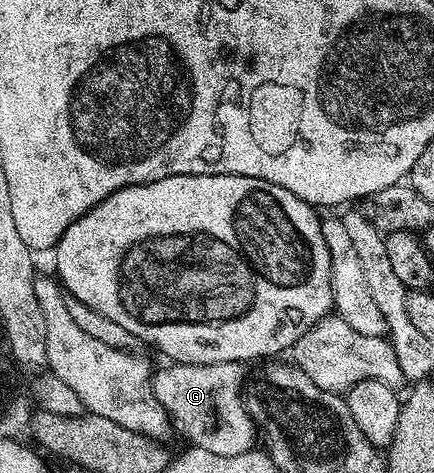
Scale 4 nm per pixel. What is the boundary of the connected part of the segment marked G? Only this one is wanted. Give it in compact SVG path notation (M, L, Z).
M243 362L167 366L153 374L154 394L166 408L173 428L179 429L193 448L212 451L212 455L244 455L255 448L256 426L244 400L248 369Z

